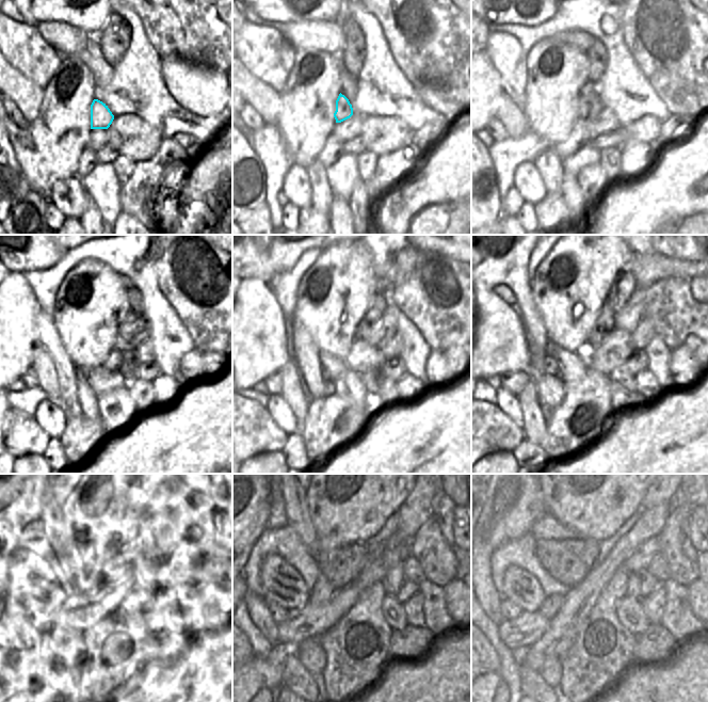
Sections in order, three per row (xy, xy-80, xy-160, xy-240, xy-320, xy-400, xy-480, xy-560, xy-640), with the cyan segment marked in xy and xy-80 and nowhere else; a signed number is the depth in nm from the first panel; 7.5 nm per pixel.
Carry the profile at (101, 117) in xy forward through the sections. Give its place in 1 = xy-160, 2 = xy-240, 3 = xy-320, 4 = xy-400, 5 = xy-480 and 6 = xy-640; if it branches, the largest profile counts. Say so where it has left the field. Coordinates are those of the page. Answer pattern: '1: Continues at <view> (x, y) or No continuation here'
1: Continues at xy-160 (584, 108)
2: Continues at xy-240 (130, 336)
3: Continues at xy-320 (384, 329)
4: Continues at xy-400 (629, 305)
5: Continues at xy-480 (171, 525)
6: Continues at xy-640 (656, 495)

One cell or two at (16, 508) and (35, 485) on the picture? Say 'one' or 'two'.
one

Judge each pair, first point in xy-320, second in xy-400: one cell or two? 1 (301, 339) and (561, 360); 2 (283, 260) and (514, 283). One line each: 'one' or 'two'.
1: two
2: one

